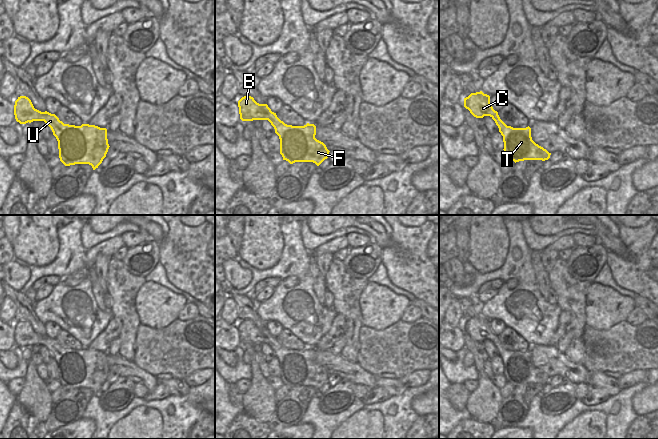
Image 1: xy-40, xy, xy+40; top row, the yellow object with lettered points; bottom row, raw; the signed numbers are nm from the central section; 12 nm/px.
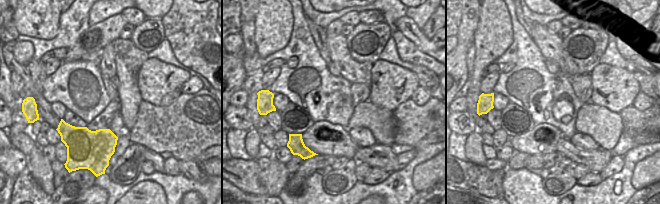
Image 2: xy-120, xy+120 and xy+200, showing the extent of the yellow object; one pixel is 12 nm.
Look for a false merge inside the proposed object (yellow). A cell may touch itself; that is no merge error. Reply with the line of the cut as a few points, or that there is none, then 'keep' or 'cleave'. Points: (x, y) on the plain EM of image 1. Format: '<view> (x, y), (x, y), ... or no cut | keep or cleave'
no cut | keep

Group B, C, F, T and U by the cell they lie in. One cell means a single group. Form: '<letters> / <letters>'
B C F T U

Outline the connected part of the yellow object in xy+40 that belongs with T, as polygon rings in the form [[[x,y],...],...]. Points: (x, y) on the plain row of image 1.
[[[482,315],[471,317],[464,322],[464,331],[476,342],[490,340],[503,360],[504,376],[507,382],[519,386],[524,384],[548,384],[551,377],[536,368],[531,361],[531,352],[513,352],[507,350],[499,341],[498,336],[490,328],[490,320]]]

